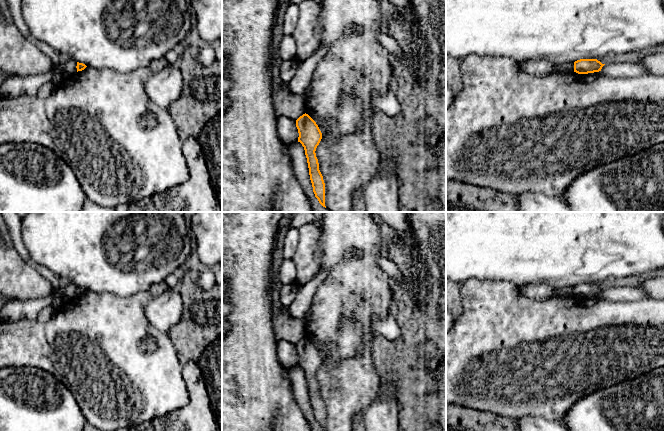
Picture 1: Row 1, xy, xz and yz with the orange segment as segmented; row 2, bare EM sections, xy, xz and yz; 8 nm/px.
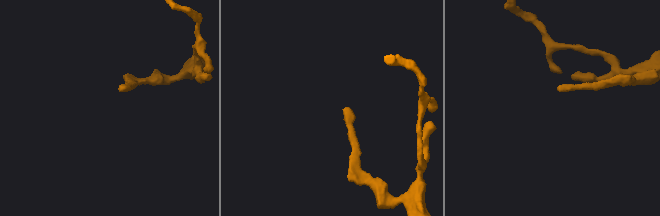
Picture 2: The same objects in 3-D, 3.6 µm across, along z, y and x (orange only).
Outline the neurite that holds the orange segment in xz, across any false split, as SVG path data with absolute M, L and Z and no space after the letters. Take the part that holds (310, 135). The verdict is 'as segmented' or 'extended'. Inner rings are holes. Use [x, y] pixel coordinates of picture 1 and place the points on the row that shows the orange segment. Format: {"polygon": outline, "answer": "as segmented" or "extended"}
{"polygon": "M306 113L296 120L296 127L299 133L298 142L302 144L305 150L313 192L319 203L326 208L325 183L315 153L322 139L322 133L316 122Z", "answer": "as segmented"}

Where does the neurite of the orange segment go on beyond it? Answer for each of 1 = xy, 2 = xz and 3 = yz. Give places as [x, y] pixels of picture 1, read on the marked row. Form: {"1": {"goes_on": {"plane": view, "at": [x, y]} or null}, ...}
{"1": {"goes_on": null}, "2": {"goes_on": null}, "3": {"goes_on": null}}

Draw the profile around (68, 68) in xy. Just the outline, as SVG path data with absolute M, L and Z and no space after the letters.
M72 59L68 62L61 63L61 73L66 77L74 75L77 72L76 66L77 62Z

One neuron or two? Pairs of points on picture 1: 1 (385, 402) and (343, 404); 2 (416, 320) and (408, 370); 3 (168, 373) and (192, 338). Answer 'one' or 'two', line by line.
1: two
2: one
3: two

